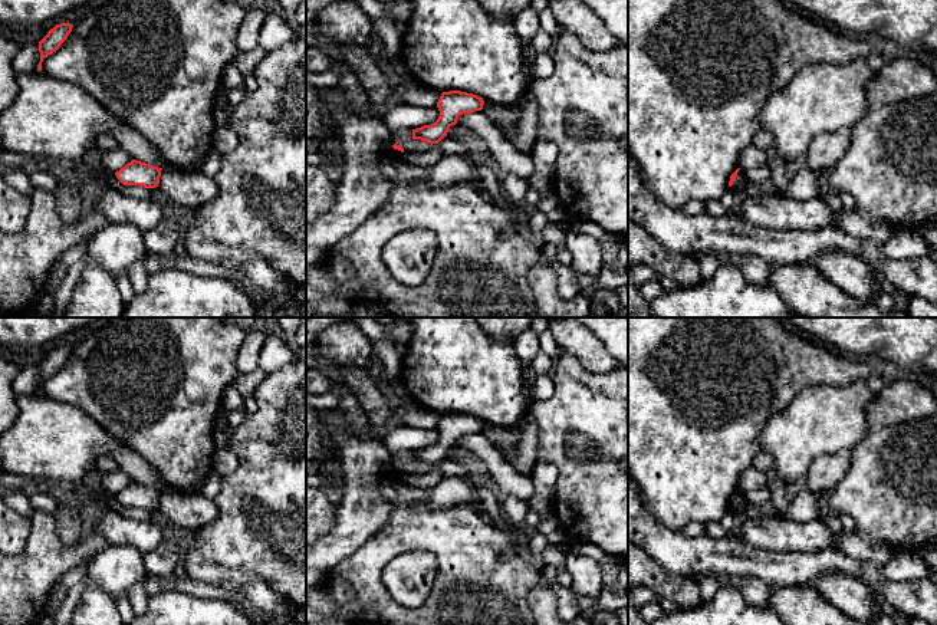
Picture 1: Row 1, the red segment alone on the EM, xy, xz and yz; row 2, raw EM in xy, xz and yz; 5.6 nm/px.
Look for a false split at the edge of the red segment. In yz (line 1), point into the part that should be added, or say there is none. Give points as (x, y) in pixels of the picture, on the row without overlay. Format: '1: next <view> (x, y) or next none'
1: next none

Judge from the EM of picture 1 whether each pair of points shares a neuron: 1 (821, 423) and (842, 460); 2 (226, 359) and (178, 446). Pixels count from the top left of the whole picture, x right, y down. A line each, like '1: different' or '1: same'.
1: different
2: same

